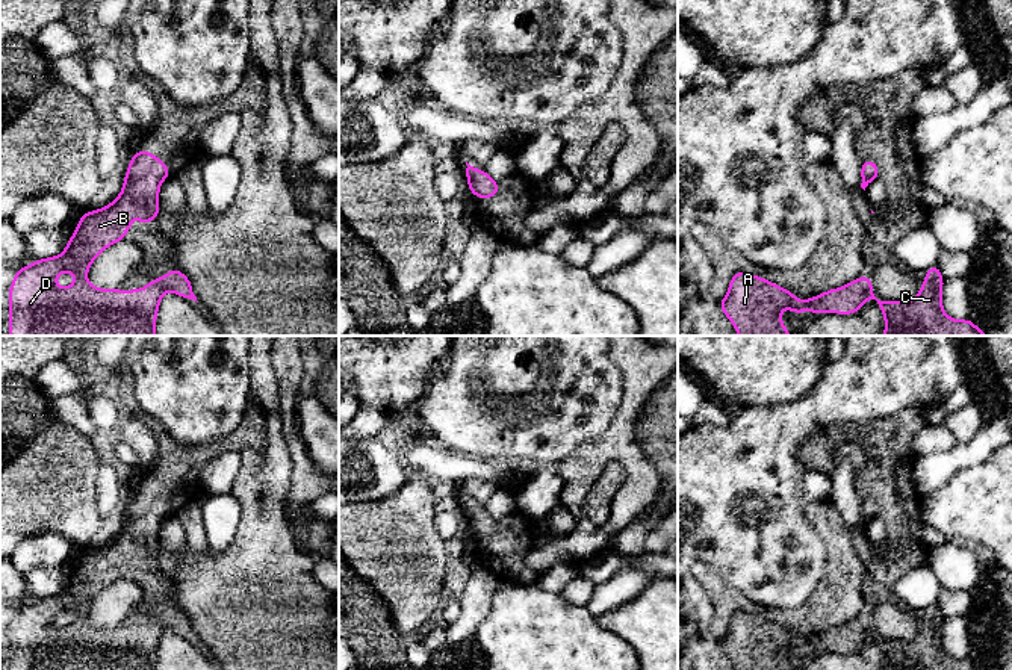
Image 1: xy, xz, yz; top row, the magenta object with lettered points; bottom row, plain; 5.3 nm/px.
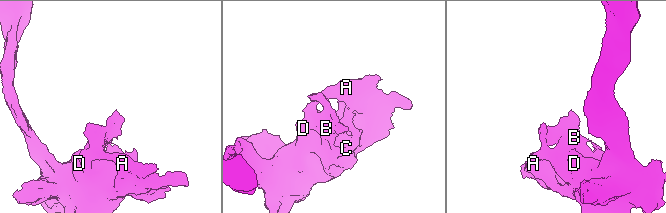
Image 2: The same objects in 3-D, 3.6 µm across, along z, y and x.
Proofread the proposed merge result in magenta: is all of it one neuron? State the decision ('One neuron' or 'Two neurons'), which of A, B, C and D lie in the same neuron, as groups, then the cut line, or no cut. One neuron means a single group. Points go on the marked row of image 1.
One neuron. Groups: A B C D. No split

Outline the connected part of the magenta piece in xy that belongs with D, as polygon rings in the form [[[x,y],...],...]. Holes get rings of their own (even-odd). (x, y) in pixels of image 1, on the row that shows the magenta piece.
[[[139,150],[132,156],[121,194],[109,206],[83,213],[65,251],[56,257],[39,259],[15,271],[9,287],[9,334],[11,336],[156,336],[156,316],[162,295],[166,290],[180,298],[197,301],[189,278],[172,268],[159,280],[151,280],[144,289],[118,290],[98,289],[88,280],[91,263],[109,247],[124,240],[136,215],[142,227],[159,215],[159,188],[169,177],[169,168],[156,156]],[[73,272],[76,281],[57,287],[56,277]]]

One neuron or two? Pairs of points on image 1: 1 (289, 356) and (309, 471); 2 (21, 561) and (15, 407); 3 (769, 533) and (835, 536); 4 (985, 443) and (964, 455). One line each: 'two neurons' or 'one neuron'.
1: one neuron
2: two neurons
3: two neurons
4: one neuron

